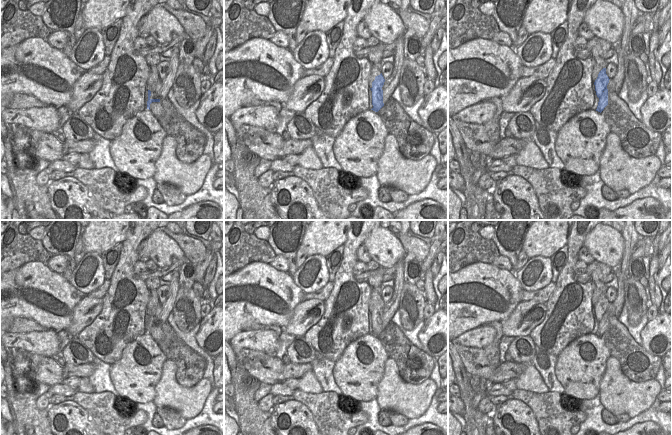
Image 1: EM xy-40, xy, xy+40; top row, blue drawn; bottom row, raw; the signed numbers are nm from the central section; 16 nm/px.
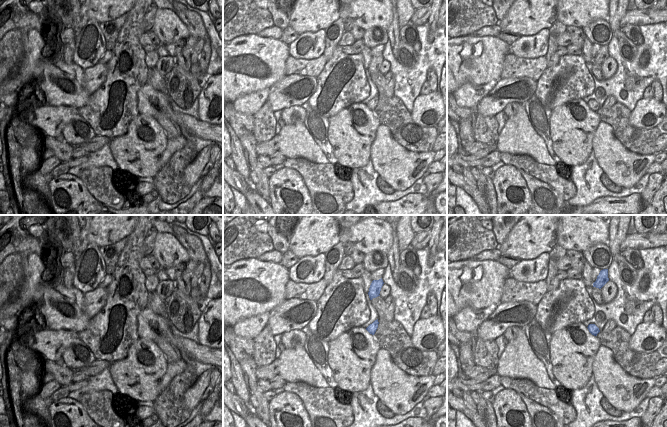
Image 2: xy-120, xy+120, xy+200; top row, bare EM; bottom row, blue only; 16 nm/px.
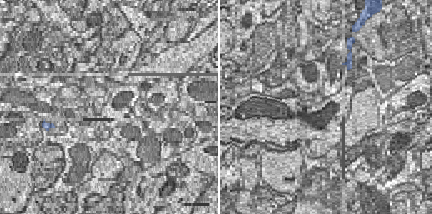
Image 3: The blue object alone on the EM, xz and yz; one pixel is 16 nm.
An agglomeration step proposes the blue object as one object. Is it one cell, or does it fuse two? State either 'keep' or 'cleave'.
cleave

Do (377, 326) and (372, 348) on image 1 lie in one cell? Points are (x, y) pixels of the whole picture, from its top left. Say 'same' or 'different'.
different

